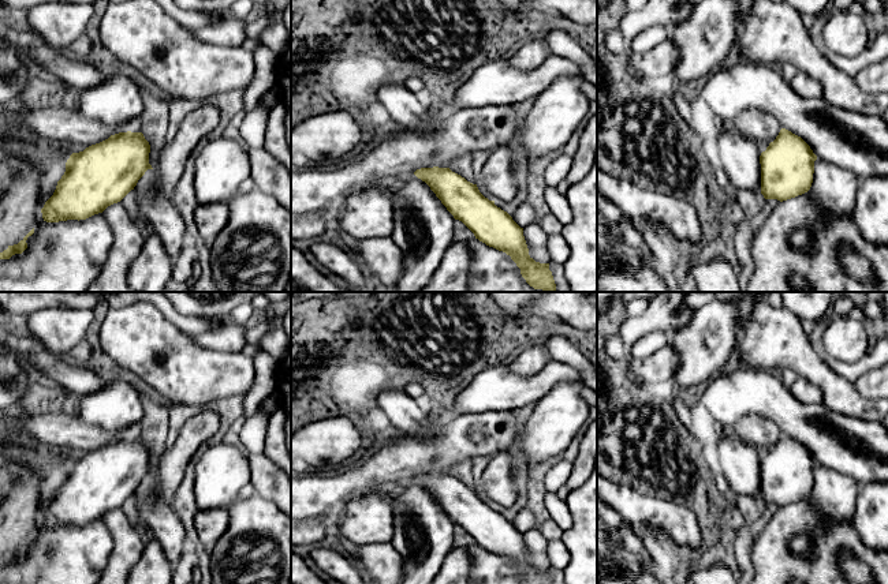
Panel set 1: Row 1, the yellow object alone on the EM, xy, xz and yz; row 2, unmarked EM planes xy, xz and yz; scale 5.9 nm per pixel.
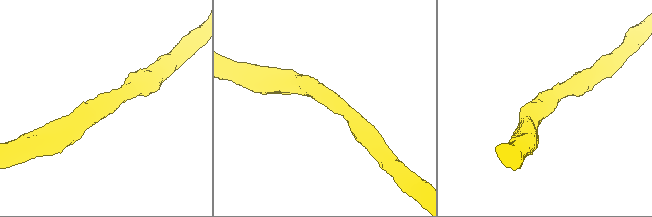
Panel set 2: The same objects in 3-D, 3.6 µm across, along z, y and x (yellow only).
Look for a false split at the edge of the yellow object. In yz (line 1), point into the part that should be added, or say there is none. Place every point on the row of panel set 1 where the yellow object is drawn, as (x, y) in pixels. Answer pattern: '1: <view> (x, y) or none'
1: none

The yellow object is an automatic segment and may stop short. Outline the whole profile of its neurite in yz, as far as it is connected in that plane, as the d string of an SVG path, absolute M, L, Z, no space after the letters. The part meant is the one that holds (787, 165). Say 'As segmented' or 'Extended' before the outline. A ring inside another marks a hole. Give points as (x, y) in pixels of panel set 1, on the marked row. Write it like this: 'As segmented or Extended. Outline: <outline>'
As segmented. Outline: M781 128L760 156L764 198L783 202L807 192L816 160L817 156L801 136Z

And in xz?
As segmented. Outline: M421 168L417 169L414 175L430 187L454 218L462 221L474 233L475 239L510 255L530 287L556 292L556 284L552 272L549 270L549 263L536 262L529 255L523 228L521 228L507 211L497 207L495 201L485 198L480 192L477 184L467 181L449 168Z

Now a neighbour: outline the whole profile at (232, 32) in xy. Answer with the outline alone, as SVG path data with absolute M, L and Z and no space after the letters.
M231 15L227 20L206 26L195 31L199 41L220 46L242 46L246 37L247 18Z

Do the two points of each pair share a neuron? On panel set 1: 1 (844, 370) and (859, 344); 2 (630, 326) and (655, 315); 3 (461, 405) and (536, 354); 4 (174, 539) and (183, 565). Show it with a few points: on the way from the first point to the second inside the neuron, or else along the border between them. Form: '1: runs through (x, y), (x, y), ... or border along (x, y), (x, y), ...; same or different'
1: border along (868, 348), (854, 362), (842, 362), (825, 354); different
2: runs through (635, 326), (649, 321); same
3: border along (508, 366), (521, 375), (534, 375), (543, 369); different
4: border along (187, 547), (172, 566); different

